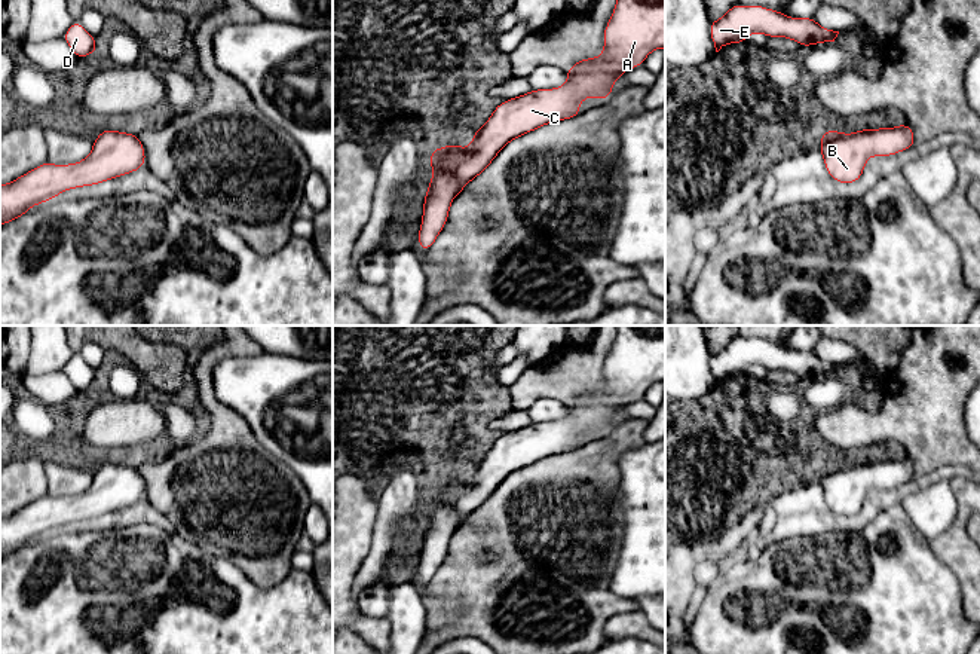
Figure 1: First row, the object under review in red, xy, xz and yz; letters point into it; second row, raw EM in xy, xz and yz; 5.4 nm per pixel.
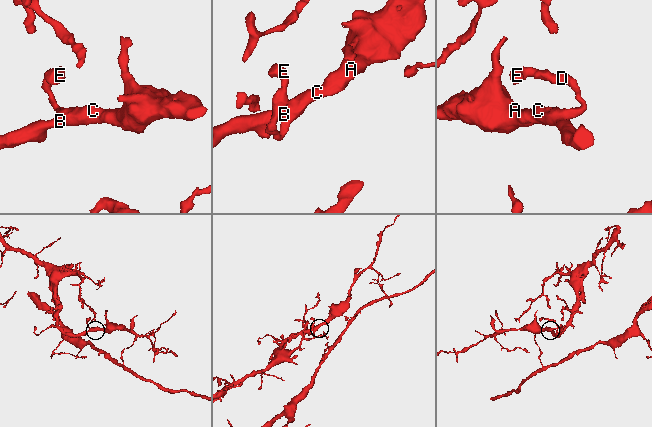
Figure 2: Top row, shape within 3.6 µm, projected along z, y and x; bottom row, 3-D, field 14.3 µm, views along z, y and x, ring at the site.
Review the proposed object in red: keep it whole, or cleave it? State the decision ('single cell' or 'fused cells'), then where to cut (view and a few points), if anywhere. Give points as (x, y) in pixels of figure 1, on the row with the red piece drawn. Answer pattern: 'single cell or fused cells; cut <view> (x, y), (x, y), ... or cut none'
single cell; cut none

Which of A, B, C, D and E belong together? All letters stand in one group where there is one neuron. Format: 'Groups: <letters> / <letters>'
Groups: A B C D E

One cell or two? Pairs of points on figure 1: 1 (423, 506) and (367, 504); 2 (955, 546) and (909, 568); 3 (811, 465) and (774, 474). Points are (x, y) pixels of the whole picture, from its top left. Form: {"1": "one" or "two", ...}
{"1": "two", "2": "two", "3": "one"}

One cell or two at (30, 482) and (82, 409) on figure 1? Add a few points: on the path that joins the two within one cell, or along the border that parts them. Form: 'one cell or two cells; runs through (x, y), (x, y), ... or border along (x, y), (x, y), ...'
two cells; border along (36, 449), (45, 457)

